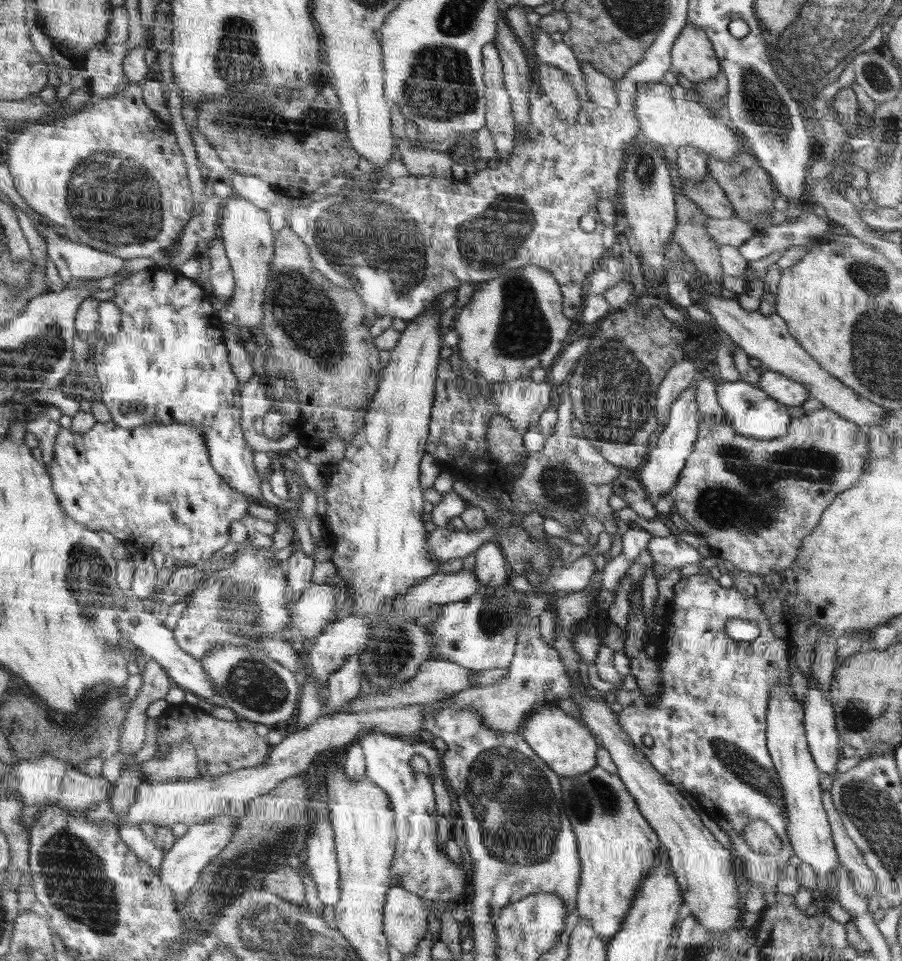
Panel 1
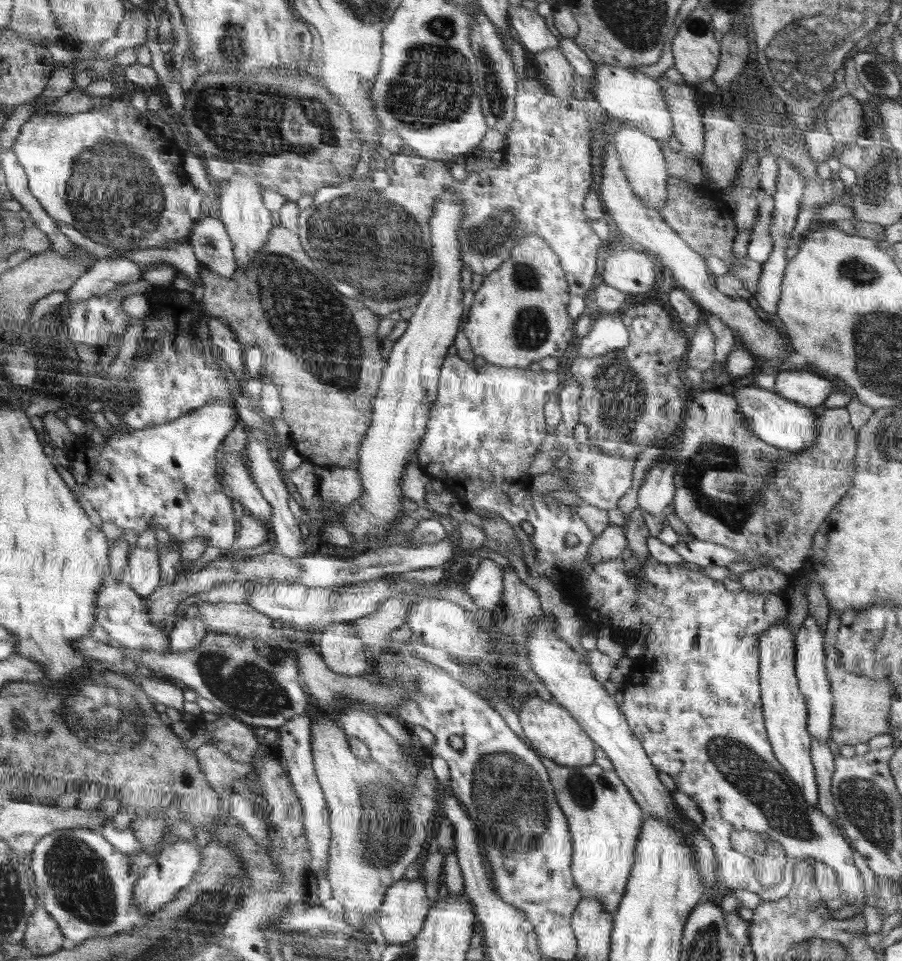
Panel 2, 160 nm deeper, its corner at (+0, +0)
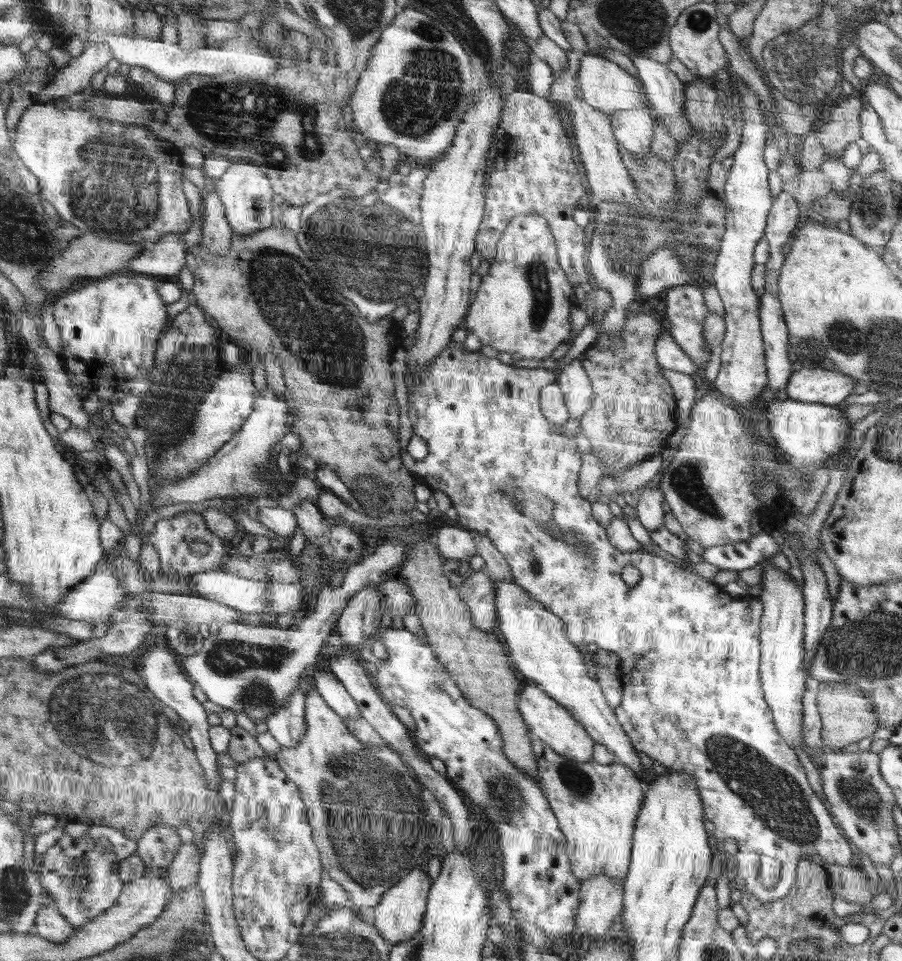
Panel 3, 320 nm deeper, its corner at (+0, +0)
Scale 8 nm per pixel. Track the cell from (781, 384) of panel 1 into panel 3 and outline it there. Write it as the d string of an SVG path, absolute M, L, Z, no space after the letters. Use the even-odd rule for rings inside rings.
M802 368L800 371L794 371L789 378L788 384L784 390L784 396L792 400L807 403L820 403L825 405L838 405L844 402L852 393L856 382L847 374L820 369L809 370Z

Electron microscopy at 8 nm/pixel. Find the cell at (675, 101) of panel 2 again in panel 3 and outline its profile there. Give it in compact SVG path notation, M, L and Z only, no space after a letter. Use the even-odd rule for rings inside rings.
M631 56L636 76L644 84L651 111L667 117L684 116L685 84L670 71L667 64L643 57Z

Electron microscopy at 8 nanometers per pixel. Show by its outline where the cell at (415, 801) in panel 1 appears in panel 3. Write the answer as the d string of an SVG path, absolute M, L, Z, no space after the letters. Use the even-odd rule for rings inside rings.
M318 668L315 673L315 687L327 702L341 717L355 719L360 715L356 702L348 695L345 686L334 676L331 670Z

